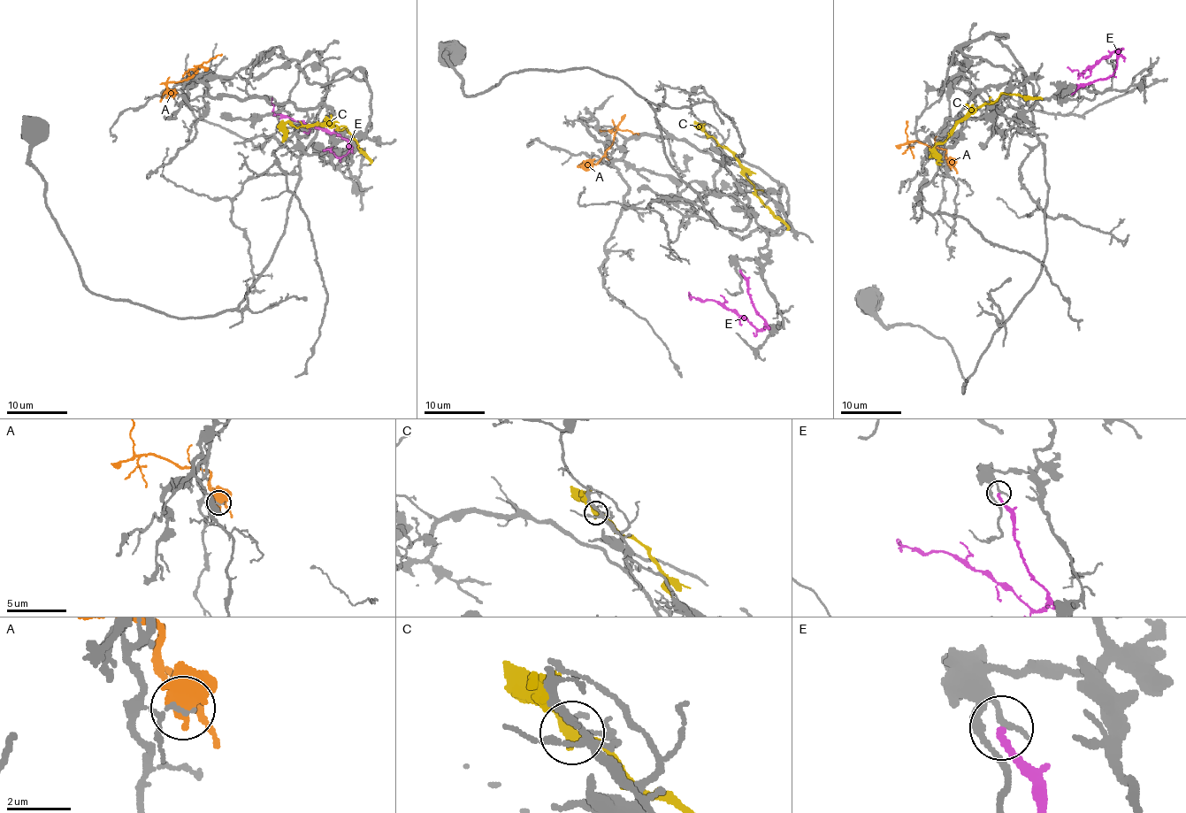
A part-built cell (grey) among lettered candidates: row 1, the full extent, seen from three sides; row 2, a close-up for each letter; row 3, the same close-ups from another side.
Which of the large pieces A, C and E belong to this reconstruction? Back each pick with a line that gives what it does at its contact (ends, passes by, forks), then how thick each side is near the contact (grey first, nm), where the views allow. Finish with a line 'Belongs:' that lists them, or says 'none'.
Belongs: none

